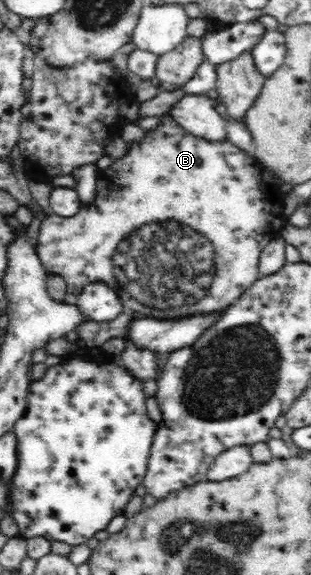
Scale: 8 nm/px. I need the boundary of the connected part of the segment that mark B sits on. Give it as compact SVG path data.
M166 113L158 116L158 125L144 133L140 141L132 141L122 157L113 159L112 165L107 169L97 172L96 197L92 203L81 203L78 211L70 217L62 217L52 211L47 212L41 220L38 233L37 252L42 260L43 266L49 275L58 275L66 282L68 293L79 296L88 285L102 284L119 293L120 300L127 311L138 316L152 317L156 319L175 319L185 316L208 313L217 313L230 305L235 299L242 295L254 281L260 278L259 257L267 243L280 237L284 224L287 223L284 214L284 205L288 199L287 194L280 192L269 173L262 165L257 163L253 156L246 153L244 149L236 147L228 139L226 141L209 141L197 137L184 129L178 122Z

